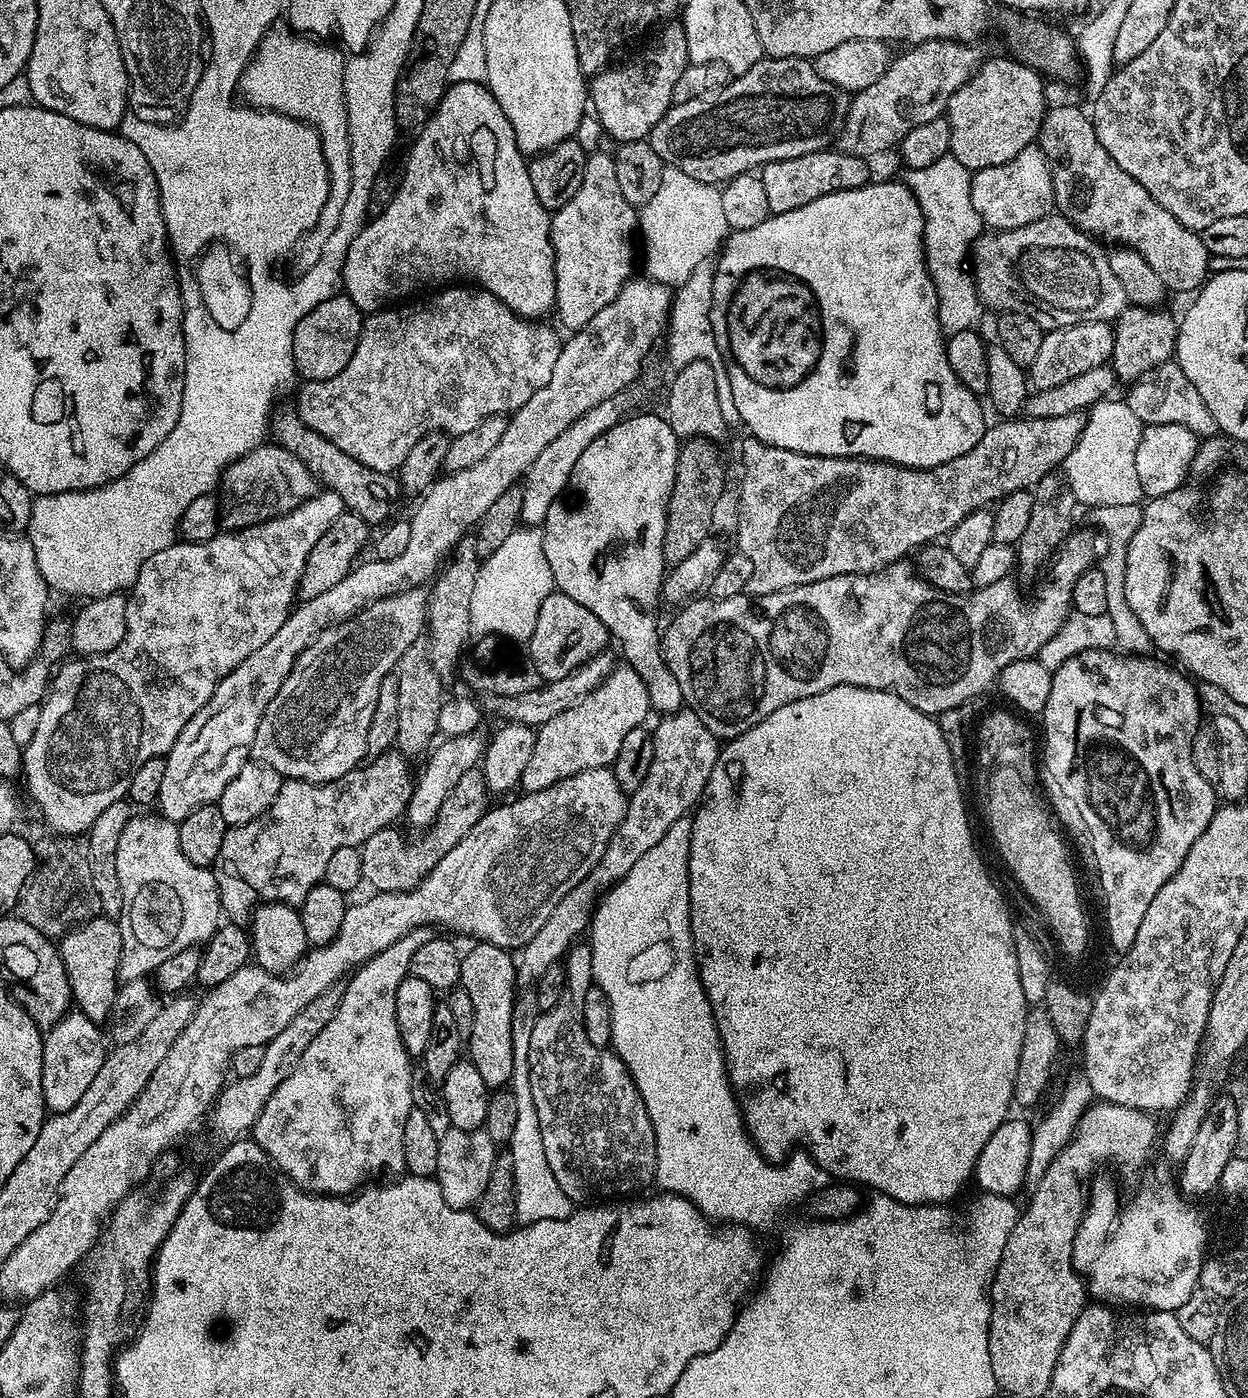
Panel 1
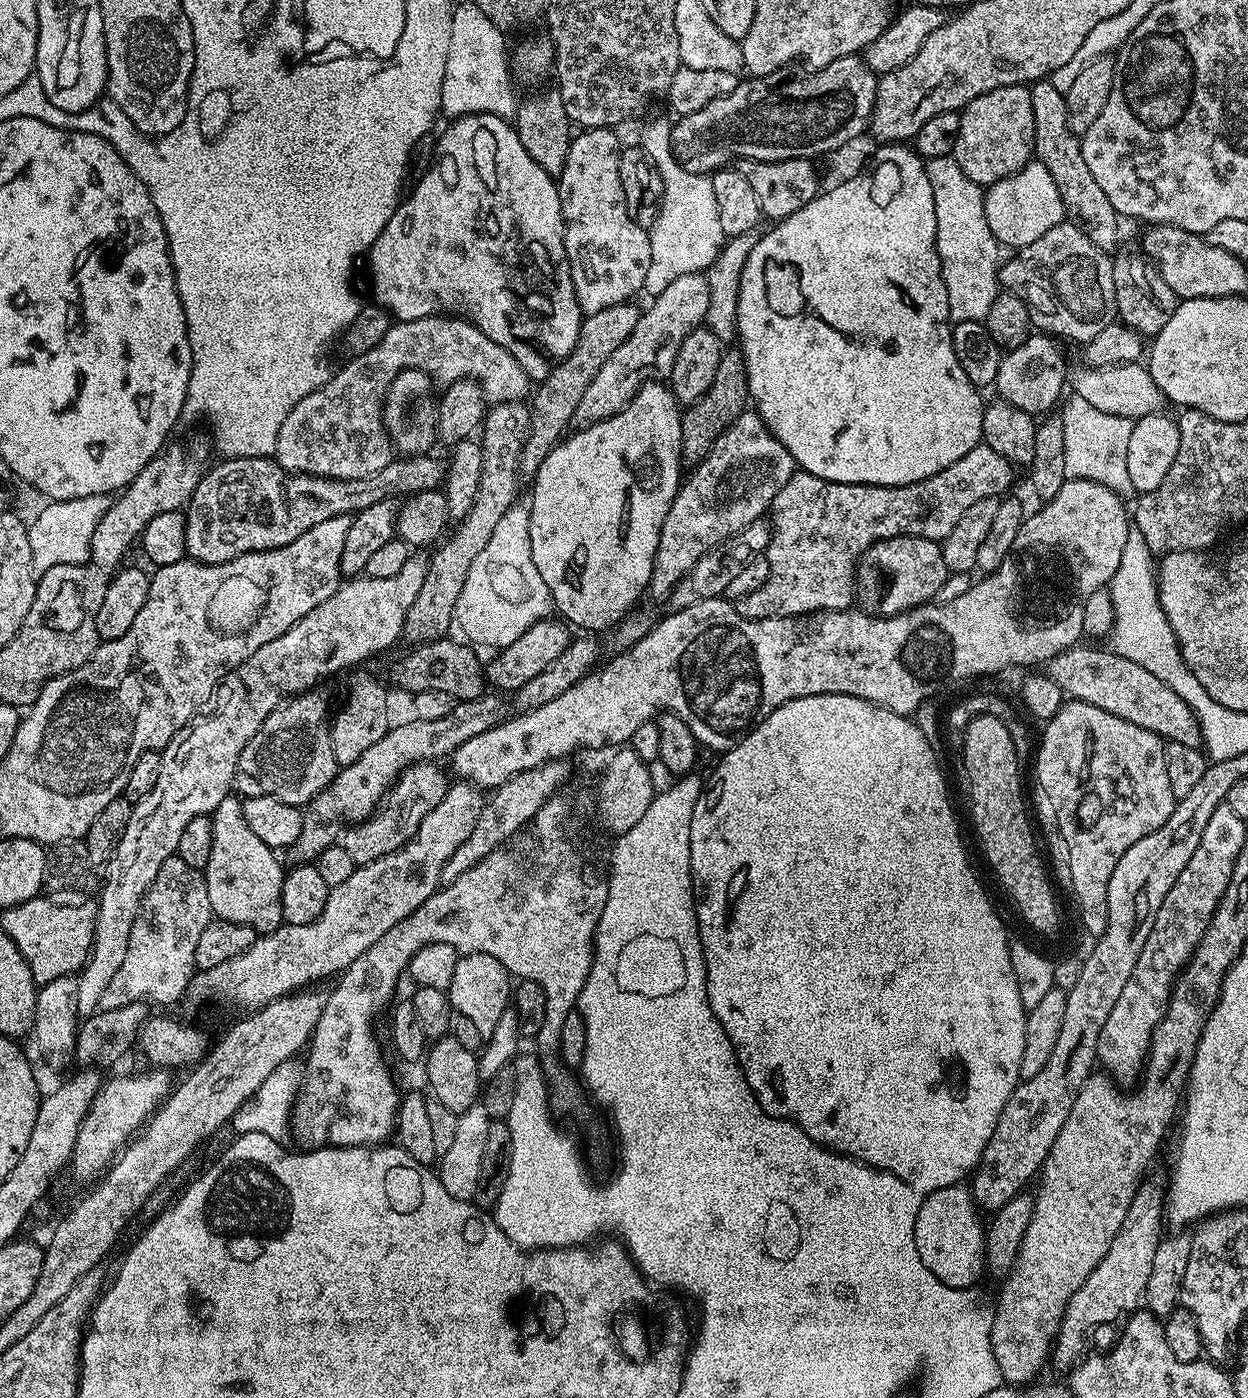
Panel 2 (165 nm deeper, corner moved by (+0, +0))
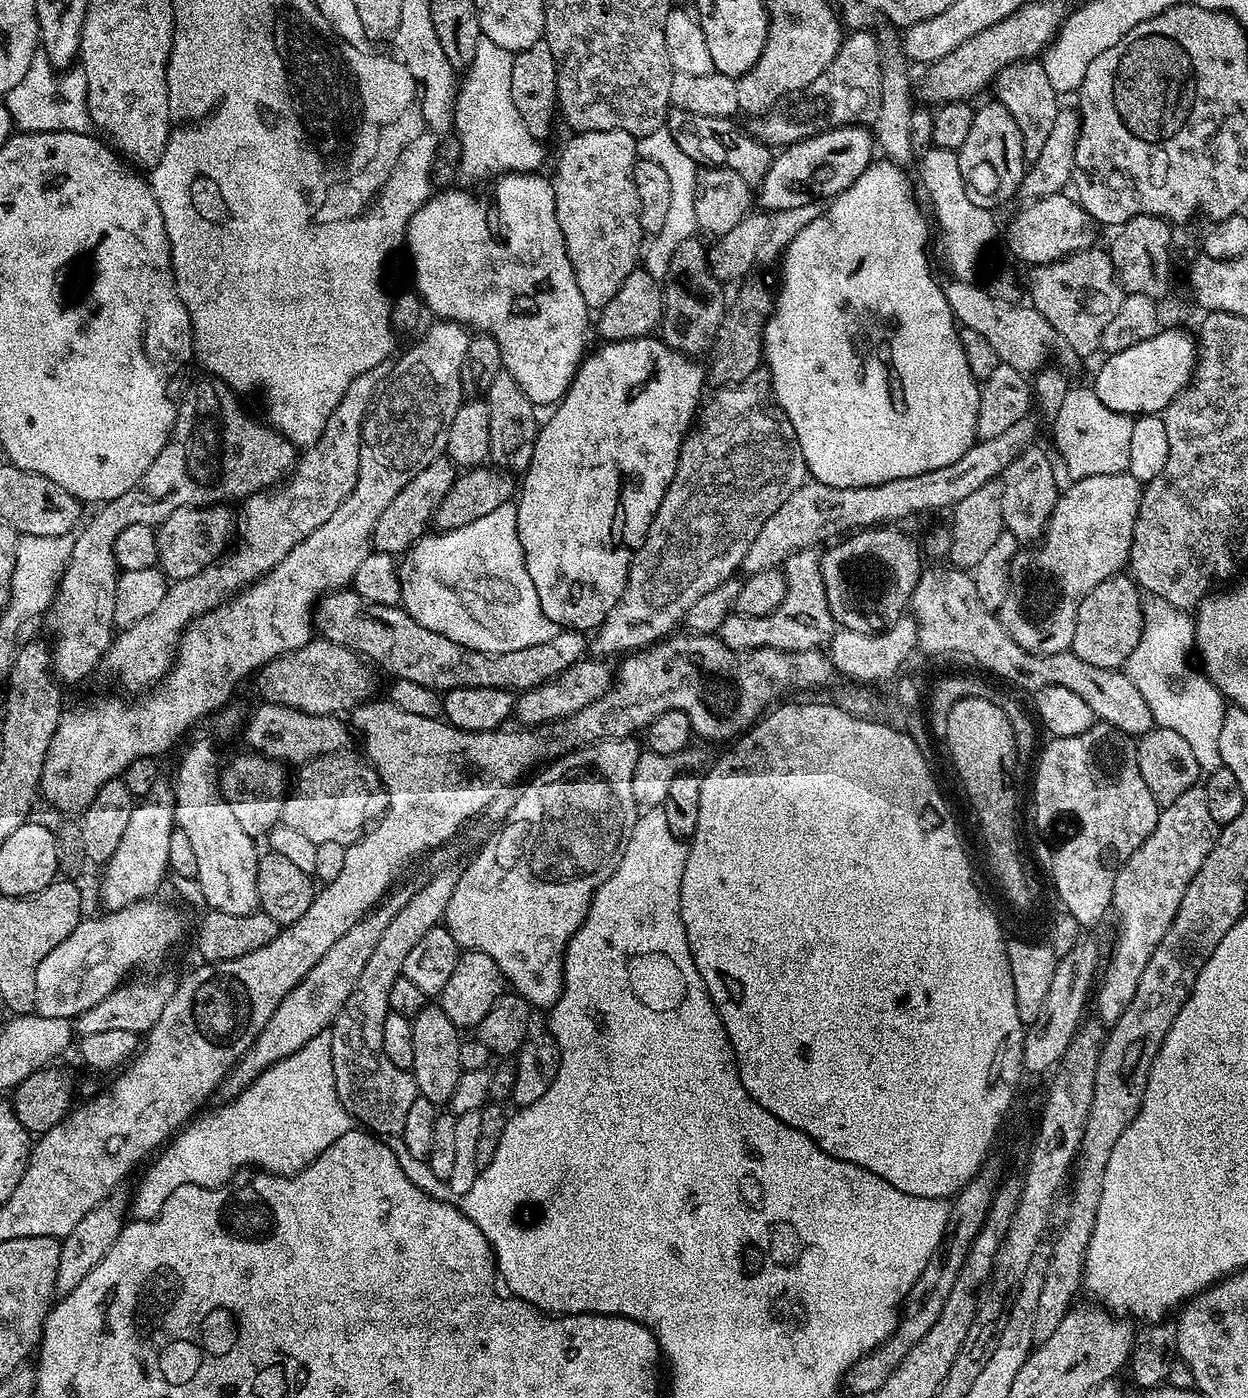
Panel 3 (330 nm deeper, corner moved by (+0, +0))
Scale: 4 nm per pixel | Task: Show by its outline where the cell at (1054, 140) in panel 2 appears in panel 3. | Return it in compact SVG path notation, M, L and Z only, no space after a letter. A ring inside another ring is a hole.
M1039 59L1020 60L1016 64L1006 66L997 73L994 81L996 88L995 103L1006 106L1010 110L1010 118L1018 122L1018 130L1022 134L1022 150L1025 161L1032 161L1042 154L1042 146L1054 126L1054 118L1058 118L1062 107L1058 102L1058 94L1054 86L1050 86L1050 78L1046 78L1046 70Z

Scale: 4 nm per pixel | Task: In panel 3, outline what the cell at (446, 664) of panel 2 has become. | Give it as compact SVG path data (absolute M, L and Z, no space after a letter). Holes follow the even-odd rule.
M313 638L304 647L271 660L257 671L254 681L265 703L290 706L315 716L339 715L355 709L375 695L369 665L340 643Z

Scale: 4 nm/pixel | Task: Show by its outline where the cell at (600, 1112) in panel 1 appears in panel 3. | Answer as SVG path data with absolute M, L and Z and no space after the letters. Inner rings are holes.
M632 738L597 740L595 744L569 751L561 760L553 759L544 766L549 768L541 767L513 802L504 825L465 868L459 869L460 877L450 906L446 906L443 927L450 930L461 949L490 954L498 962L511 991L533 1009L548 1010L560 1000L564 989L564 951L572 935L584 925L598 886L618 870L618 862L622 862L634 834L638 819L634 770L642 751L641 745L634 741Z

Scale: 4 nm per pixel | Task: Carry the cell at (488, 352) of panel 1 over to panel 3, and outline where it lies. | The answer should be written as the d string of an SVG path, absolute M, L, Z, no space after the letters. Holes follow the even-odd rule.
M378 367L366 374L358 374L358 378L350 382L342 402L338 402L330 414L326 430L322 430L318 442L299 453L286 483L280 486L285 488L277 487L247 497L245 504L248 505L244 513L238 516L236 552L229 551L215 564L190 578L169 583L166 598L162 598L162 603L155 608L154 614L150 614L150 618L142 618L142 622L134 622L134 626L115 633L112 645L104 655L102 668L116 676L117 682L126 691L132 692L128 694L143 693L167 674L172 661L176 659L176 649L180 647L180 633L189 622L206 614L211 608L218 607L252 581L274 570L274 566L278 566L278 562L282 562L282 558L286 558L286 554L290 554L298 542L310 538L310 534L318 530L322 522L327 522L330 514L334 514L342 502L346 502L350 490L354 490L358 482L364 416L372 404L376 385L384 379L384 374L385 369Z

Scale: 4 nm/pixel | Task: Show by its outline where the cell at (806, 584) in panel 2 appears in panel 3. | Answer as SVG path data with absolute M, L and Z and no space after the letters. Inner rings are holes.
M815 547L803 548L786 557L782 565L786 578L786 598L782 598L782 606L778 606L778 610L768 616L728 615L718 633L721 642L736 652L753 648L801 652L827 645L838 625L826 602L826 586L822 582L820 569L821 559L821 553Z

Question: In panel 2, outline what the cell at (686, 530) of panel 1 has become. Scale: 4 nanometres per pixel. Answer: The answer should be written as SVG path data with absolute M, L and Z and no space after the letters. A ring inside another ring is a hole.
M732 346L729 350L721 351L718 362L718 374L714 374L714 382L702 398L683 409L680 421L682 422L682 446L680 455L683 463L695 466L708 457L708 451L714 442L726 431L733 422L746 410L750 397L748 394L748 375L744 369L744 354L739 347Z

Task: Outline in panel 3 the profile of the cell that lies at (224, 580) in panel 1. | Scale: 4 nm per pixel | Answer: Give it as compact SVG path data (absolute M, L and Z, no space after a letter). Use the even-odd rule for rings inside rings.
M437 319L432 323L436 324L429 326L428 333L417 344L412 344L404 353L402 353L403 351L399 353L399 356L401 355L400 361L392 369L389 367L385 371L384 379L376 385L376 393L372 395L372 404L368 407L368 413L364 416L362 434L360 435L358 482L354 486L354 490L350 490L346 502L342 502L342 506L338 506L338 510L334 510L334 514L330 514L330 519L327 522L322 522L322 526L318 526L318 530L314 530L310 534L310 538L298 542L298 546L294 546L294 550L290 550L290 554L286 554L286 558L282 558L282 562L278 562L278 566L274 566L274 570L270 570L265 576L260 576L257 580L252 581L251 584L237 592L235 596L225 600L218 607L211 608L206 614L202 614L198 619L189 622L187 628L180 633L180 647L176 649L176 659L172 661L172 667L168 669L167 674L158 683L152 685L143 694L135 697L136 704L131 704L128 700L119 700L118 697L112 696L109 700L88 700L85 704L76 704L69 712L68 709L61 711L60 721L54 730L54 738L50 738L50 746L46 750L46 758L42 766L38 789L39 795L43 799L45 796L58 811L64 812L60 814L83 813L84 809L90 806L91 800L98 794L99 788L106 782L123 777L125 770L130 766L130 762L134 762L138 758L146 758L147 756L163 757L163 752L195 720L200 720L203 716L210 715L212 711L215 713L217 710L223 709L231 701L228 699L232 696L232 687L239 680L246 679L248 675L251 677L253 673L270 663L271 660L278 659L278 657L284 656L288 652L296 651L300 647L306 646L309 640L313 639L314 605L319 601L321 596L327 596L329 592L338 592L347 589L351 585L358 566L364 561L366 554L373 551L372 535L374 534L374 526L378 526L378 517L381 516L382 510L386 510L386 506L390 506L390 502L394 502L394 498L398 495L398 490L402 490L402 486L406 486L406 482L410 482L410 478L414 478L421 470L426 470L426 466L430 466L430 462L434 462L434 458L445 455L448 447L450 422L454 422L454 414L458 414L461 403L466 396L466 393L462 390L462 382L460 381L460 367L466 355L466 346L470 339L470 332L465 325L457 324L455 320Z

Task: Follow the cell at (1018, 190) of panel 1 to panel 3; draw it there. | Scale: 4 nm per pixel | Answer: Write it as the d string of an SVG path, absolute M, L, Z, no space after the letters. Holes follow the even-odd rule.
M1071 195L1047 196L1025 203L1023 207L1008 224L1008 248L1018 259L1025 260L1028 266L1049 264L1097 243L1096 221Z

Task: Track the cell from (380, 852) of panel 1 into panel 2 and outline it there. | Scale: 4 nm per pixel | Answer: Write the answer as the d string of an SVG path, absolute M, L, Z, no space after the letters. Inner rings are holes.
M436 762L411 764L411 766L396 779L396 783L392 785L391 790L389 790L388 795L384 797L380 807L377 808L367 820L343 829L342 843L344 849L346 850L346 854L350 854L350 858L354 858L354 862L357 866L369 864L388 852L394 852L403 848L406 841L416 833L422 820L426 818L426 814L430 814L430 812L438 806L438 802L442 802L442 798L449 790L450 780L446 772L446 777L444 777L444 772L440 767L441 765Z

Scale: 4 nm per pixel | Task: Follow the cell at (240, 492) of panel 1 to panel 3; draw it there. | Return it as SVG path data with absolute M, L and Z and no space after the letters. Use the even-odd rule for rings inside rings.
M210 504L202 508L179 508L156 528L158 565L169 581L185 580L204 568L215 564L234 540L234 512L224 504ZM232 540L232 541L231 541ZM230 543L228 546L227 544ZM225 547L225 548L224 548Z

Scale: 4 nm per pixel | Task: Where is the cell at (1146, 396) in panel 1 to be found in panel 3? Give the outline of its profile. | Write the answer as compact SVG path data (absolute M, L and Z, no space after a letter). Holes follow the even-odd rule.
M955 278L949 281L949 284L943 285L943 289L957 325L982 334L999 363L1025 374L1035 374L1051 361L1048 359L1055 352L1065 351L1066 345L1058 330L1054 330L1054 326L1050 326L1050 322L1046 322L1036 308L1024 302L998 302L990 298L987 287L980 285L979 288L976 282Z

